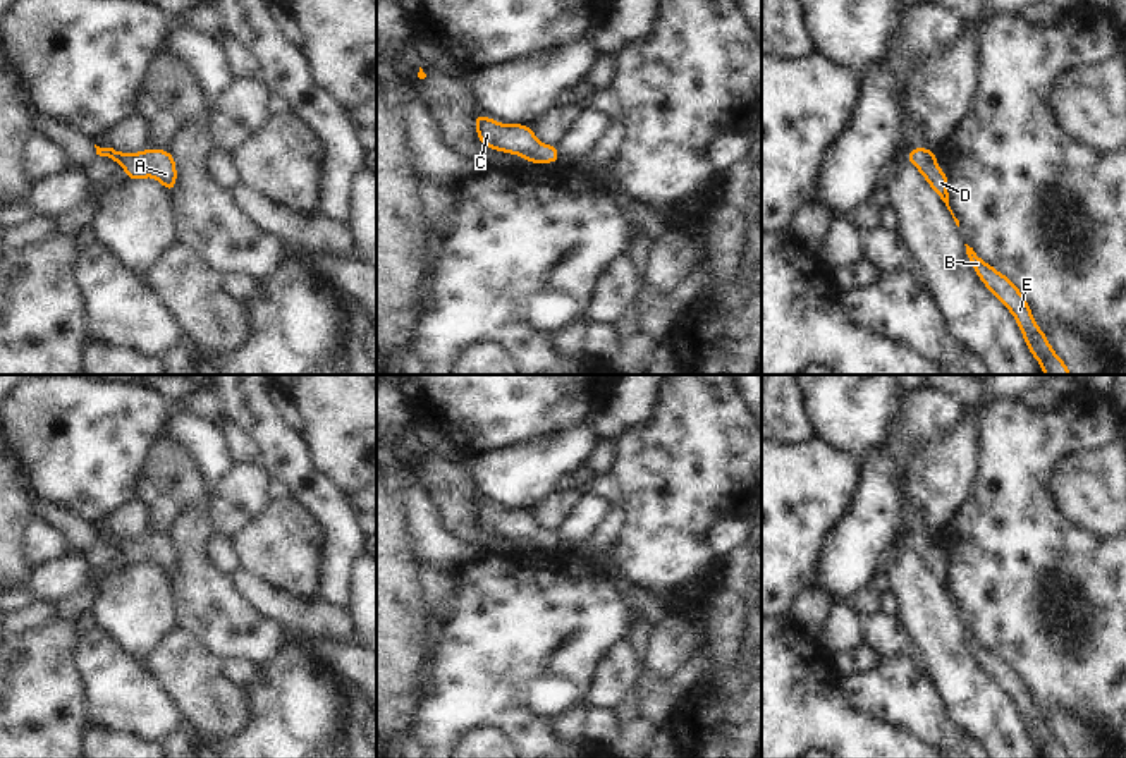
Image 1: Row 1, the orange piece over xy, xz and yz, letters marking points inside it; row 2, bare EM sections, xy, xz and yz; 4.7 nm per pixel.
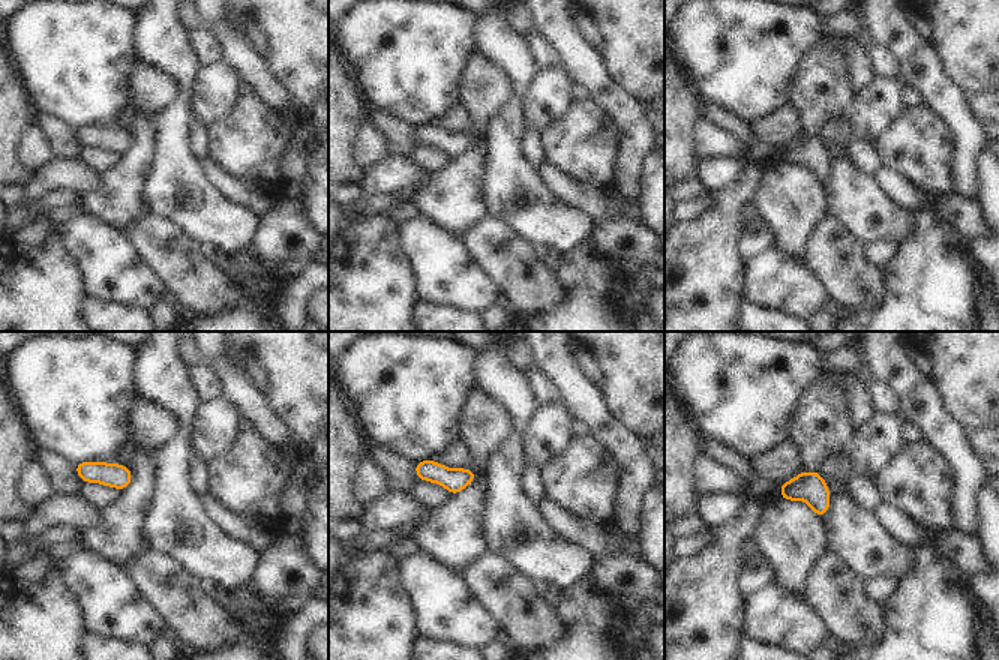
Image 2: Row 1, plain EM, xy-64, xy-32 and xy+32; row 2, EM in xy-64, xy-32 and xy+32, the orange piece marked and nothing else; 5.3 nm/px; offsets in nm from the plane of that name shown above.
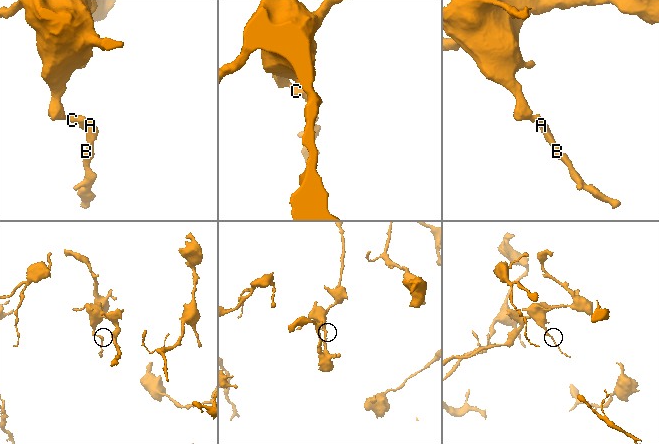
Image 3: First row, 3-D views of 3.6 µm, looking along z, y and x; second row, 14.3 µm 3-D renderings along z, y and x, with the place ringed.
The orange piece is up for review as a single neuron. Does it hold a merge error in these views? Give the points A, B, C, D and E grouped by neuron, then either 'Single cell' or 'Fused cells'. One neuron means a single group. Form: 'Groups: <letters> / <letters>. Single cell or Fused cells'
Groups: A B C D E. Single cell.

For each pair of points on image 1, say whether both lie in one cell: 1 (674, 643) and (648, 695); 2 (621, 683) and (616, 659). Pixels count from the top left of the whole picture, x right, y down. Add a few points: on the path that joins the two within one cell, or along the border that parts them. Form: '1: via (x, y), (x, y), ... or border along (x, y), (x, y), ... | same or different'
1: border along (648, 636), (645, 666), (666, 681) | different
2: via (618, 678), (618, 664) | same

